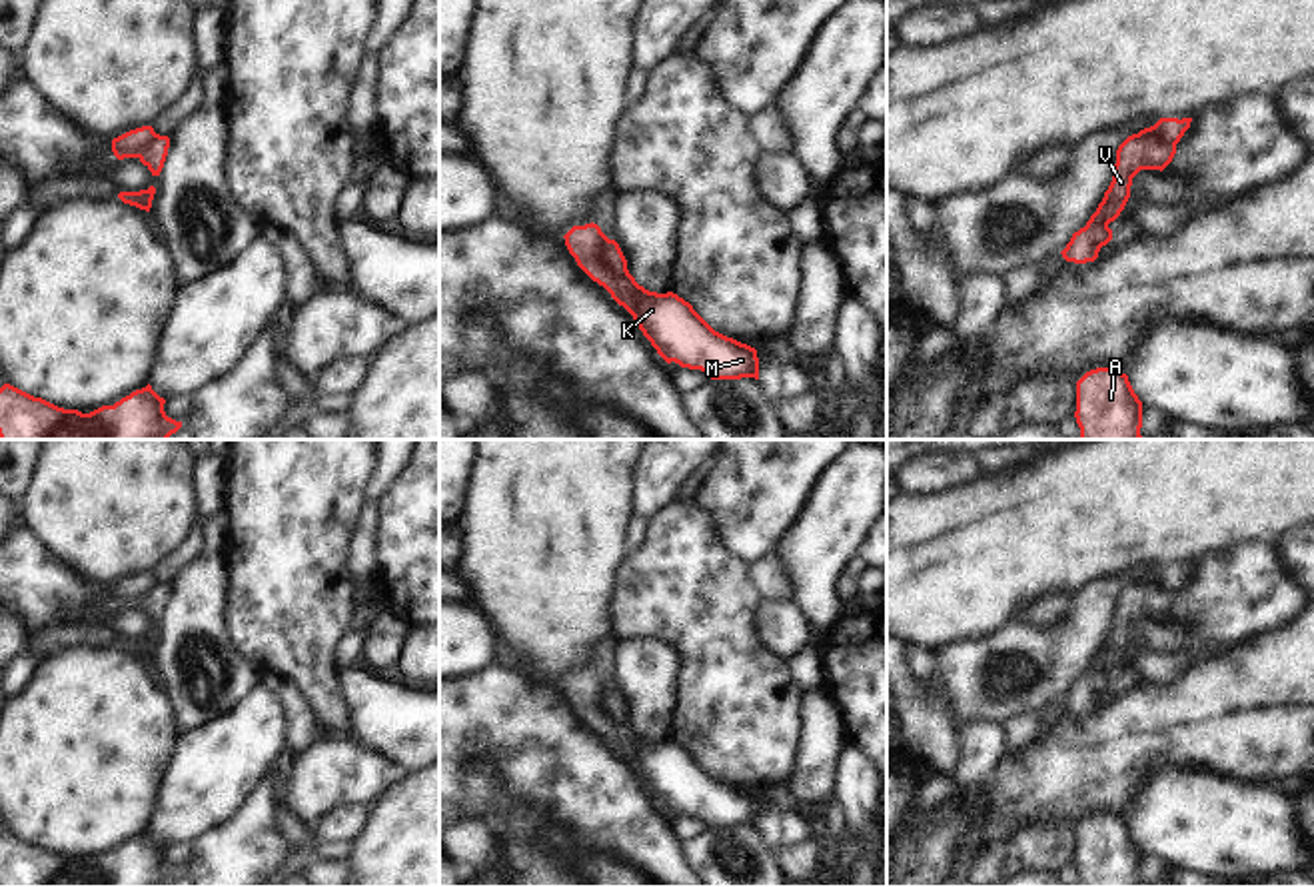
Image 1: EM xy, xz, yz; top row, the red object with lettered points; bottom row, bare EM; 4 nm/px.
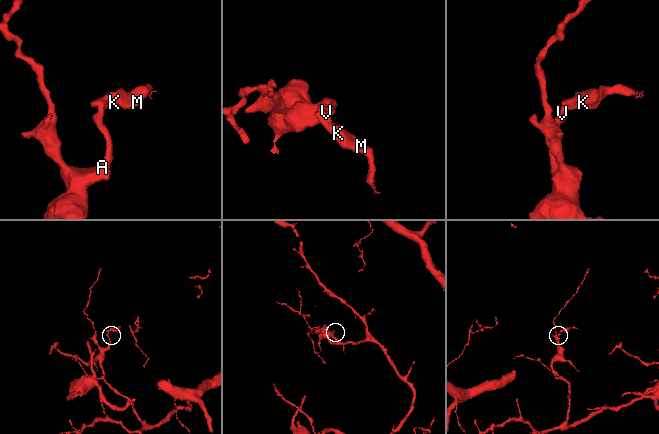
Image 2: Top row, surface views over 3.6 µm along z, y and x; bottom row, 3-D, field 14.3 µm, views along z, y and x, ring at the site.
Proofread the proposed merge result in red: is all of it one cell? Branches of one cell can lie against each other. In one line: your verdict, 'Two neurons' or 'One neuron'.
Two neurons

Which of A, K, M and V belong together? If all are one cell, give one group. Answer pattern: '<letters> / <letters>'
A V / K M

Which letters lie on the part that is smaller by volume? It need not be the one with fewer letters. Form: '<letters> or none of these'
K, M

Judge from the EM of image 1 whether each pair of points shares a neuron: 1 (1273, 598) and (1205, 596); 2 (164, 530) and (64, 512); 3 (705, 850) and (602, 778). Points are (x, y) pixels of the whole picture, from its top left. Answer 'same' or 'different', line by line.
1: same
2: same
3: different

